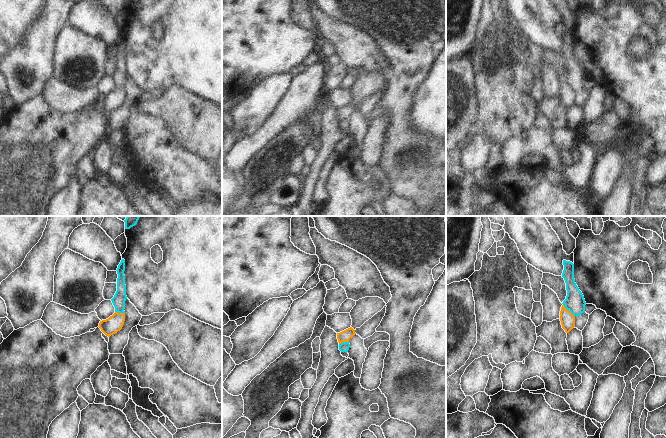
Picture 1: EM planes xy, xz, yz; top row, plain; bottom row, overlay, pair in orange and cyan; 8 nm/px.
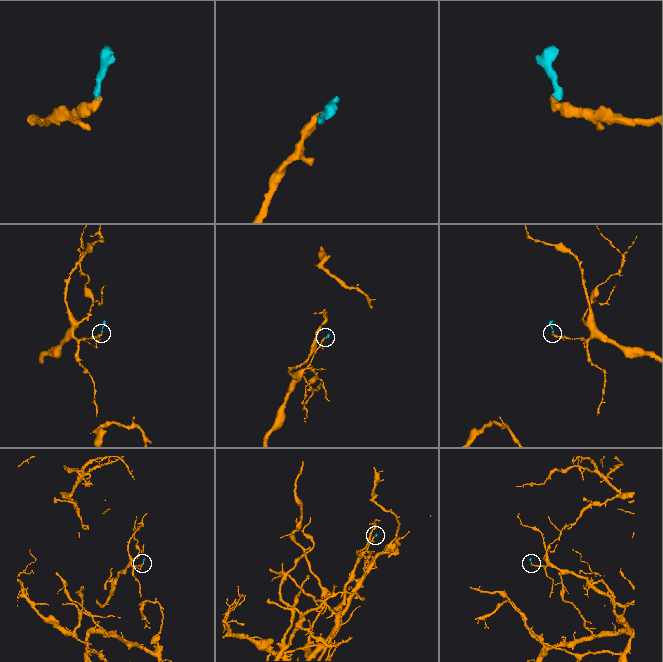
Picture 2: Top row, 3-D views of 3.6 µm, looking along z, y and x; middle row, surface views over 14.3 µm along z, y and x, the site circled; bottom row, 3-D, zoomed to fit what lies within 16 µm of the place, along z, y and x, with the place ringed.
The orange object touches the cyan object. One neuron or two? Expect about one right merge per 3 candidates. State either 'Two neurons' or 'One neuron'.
Two neurons.

